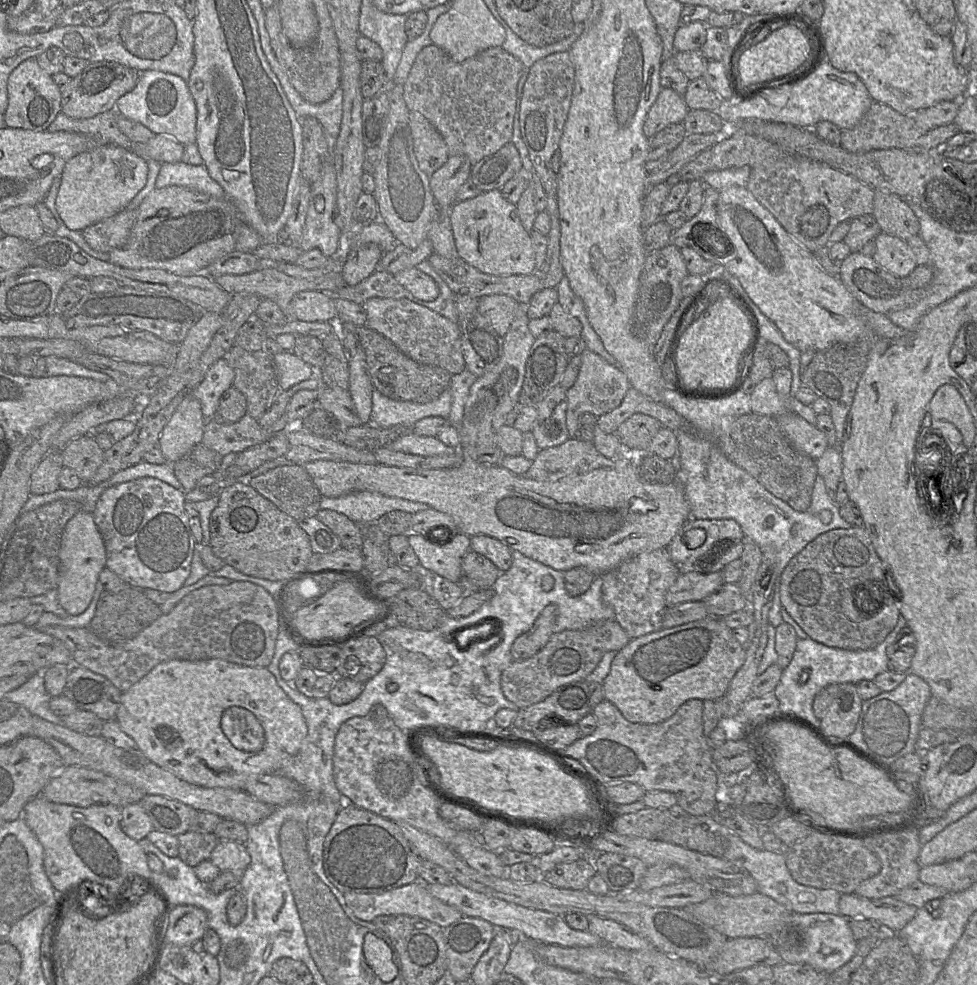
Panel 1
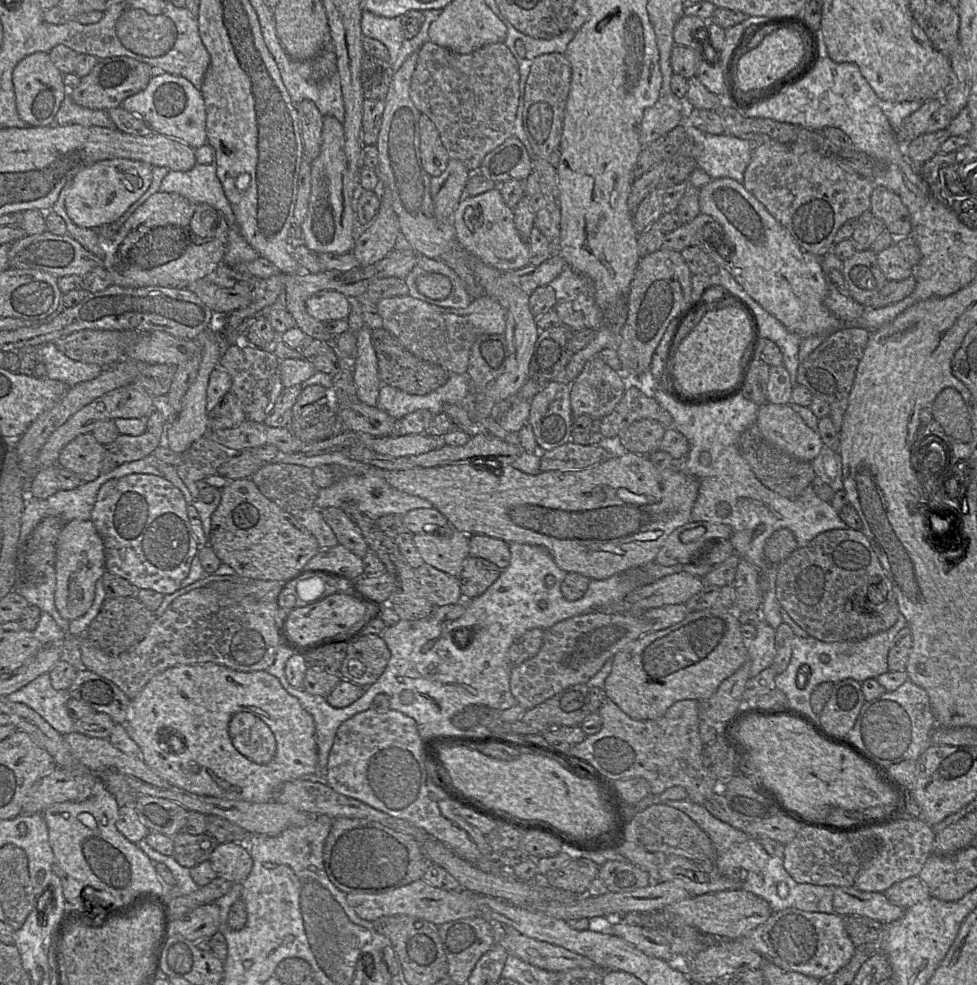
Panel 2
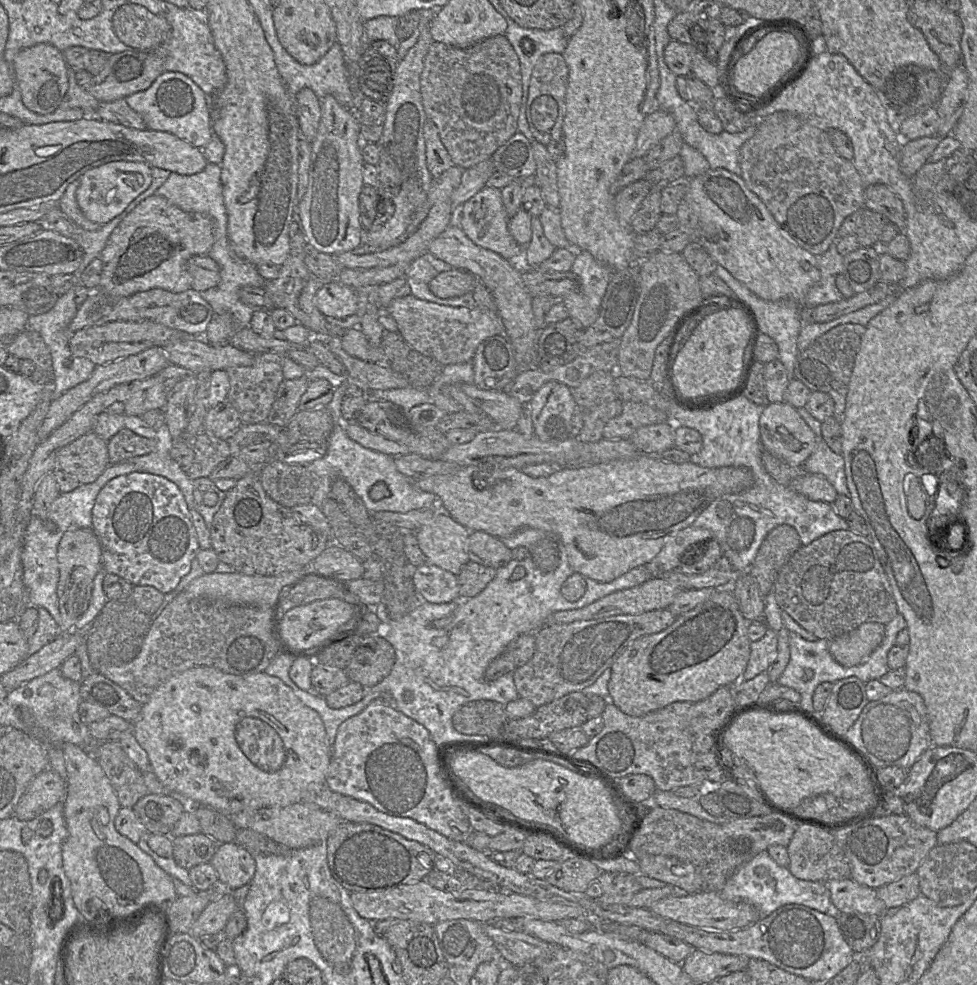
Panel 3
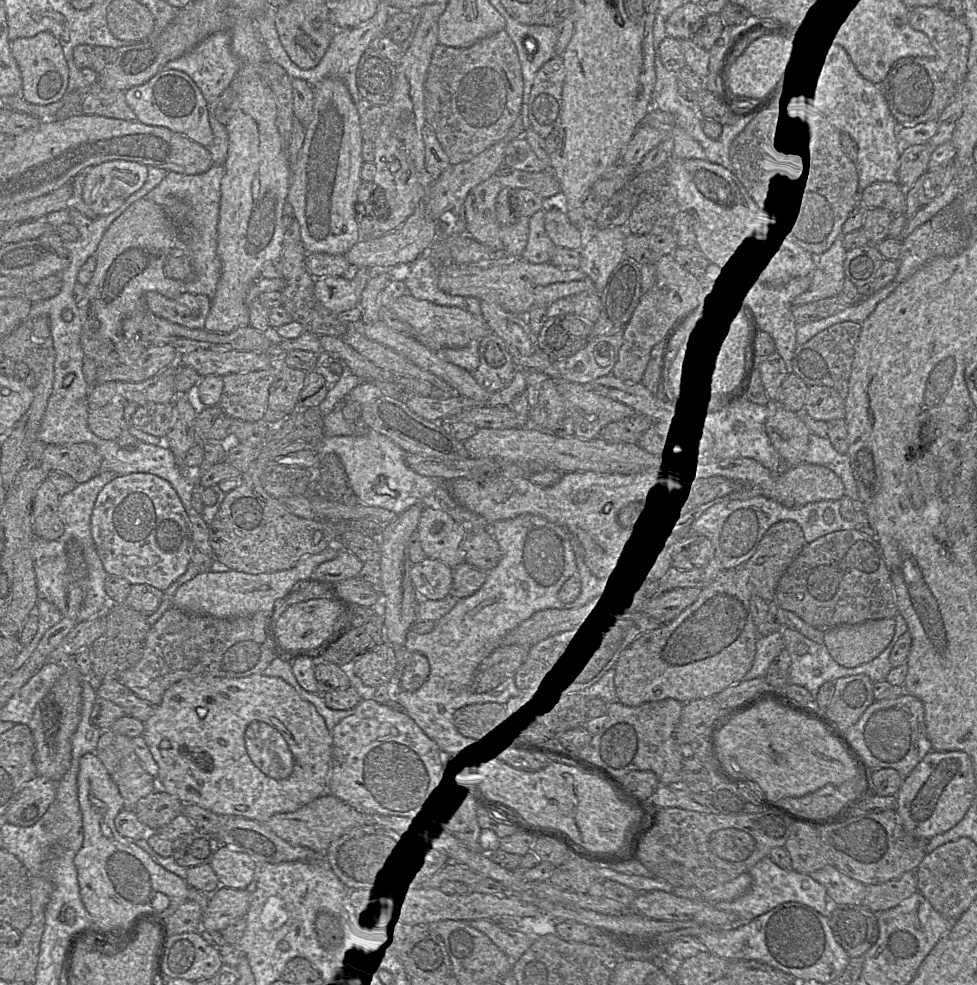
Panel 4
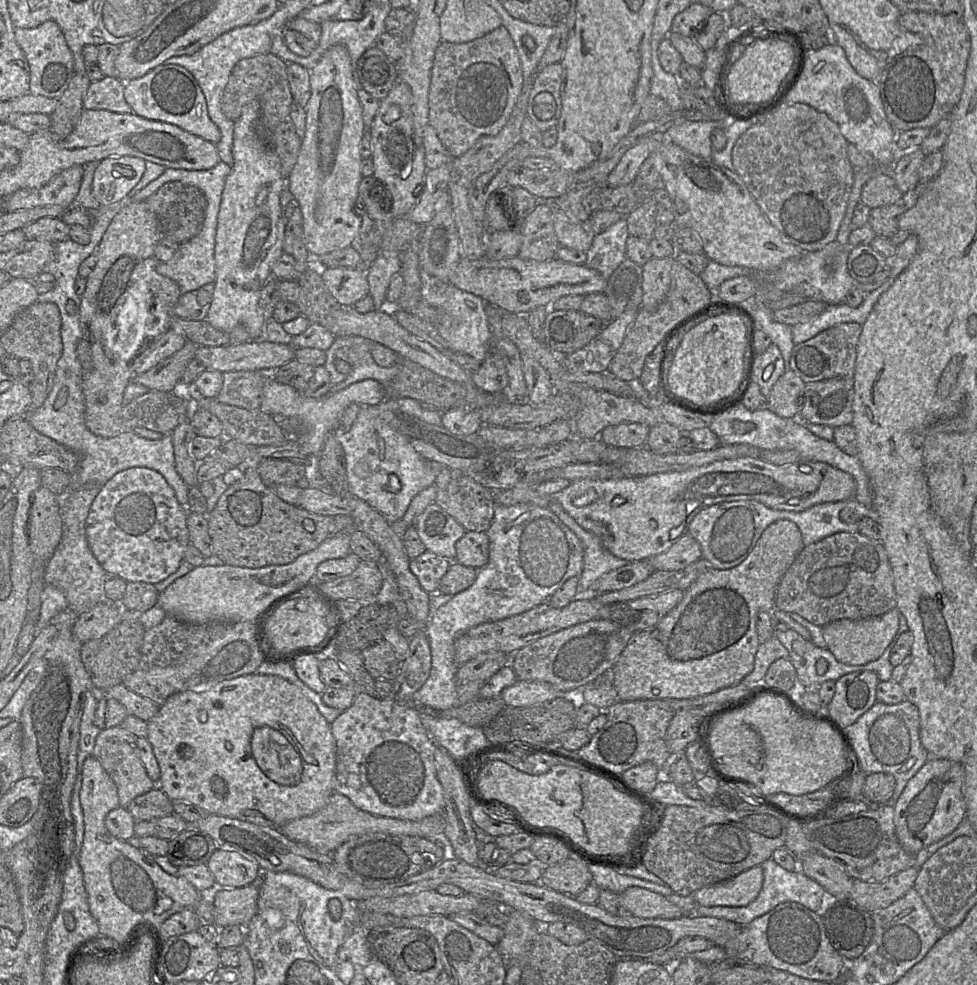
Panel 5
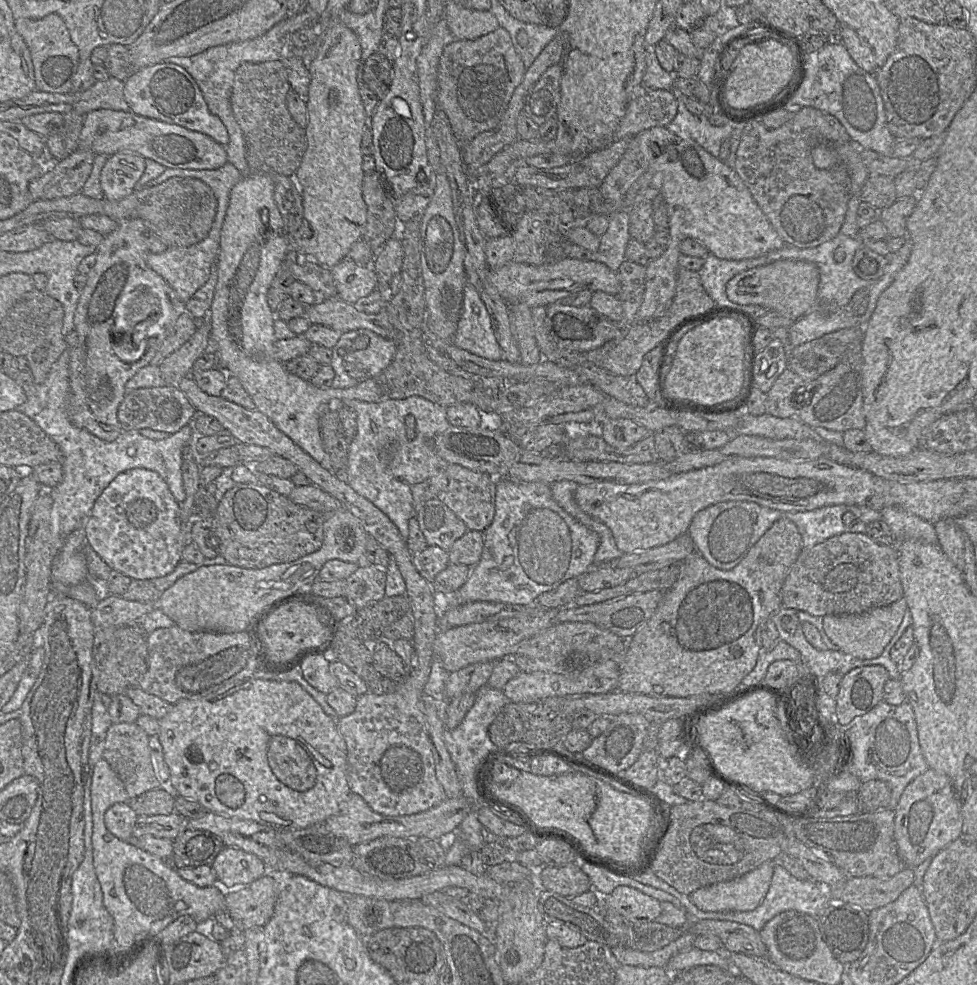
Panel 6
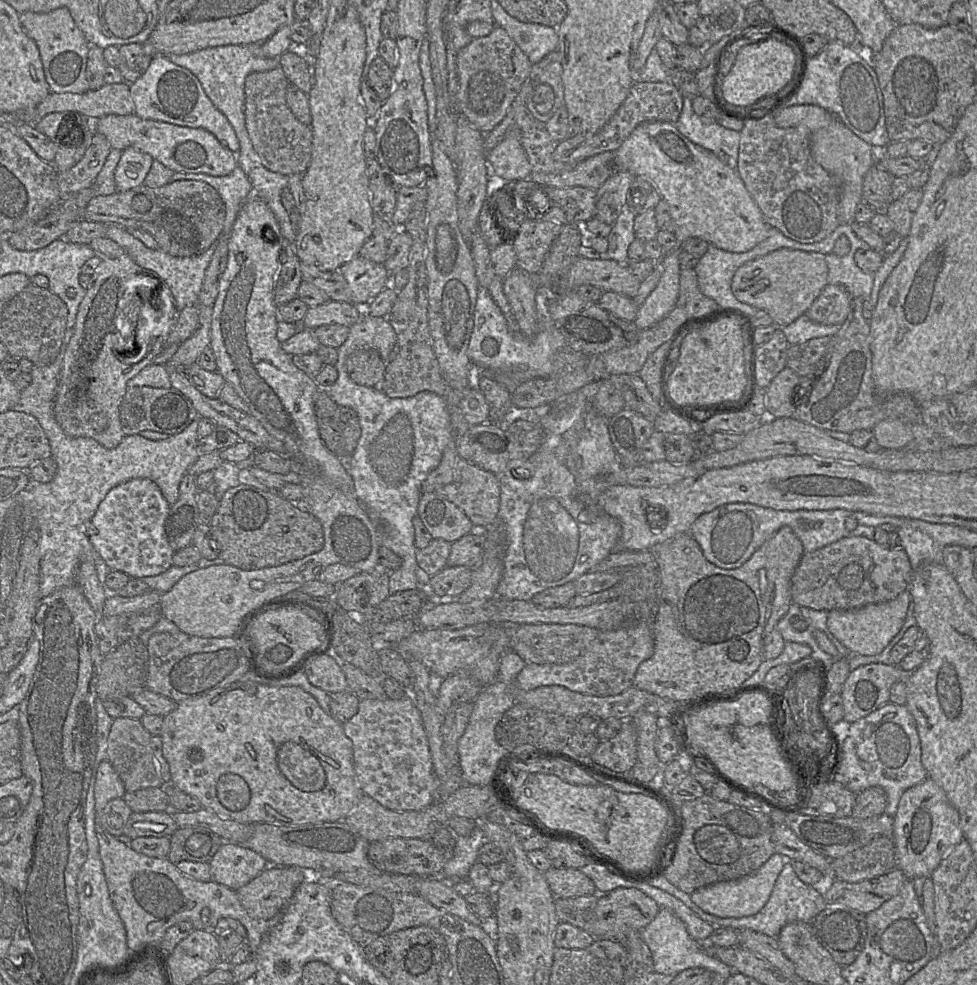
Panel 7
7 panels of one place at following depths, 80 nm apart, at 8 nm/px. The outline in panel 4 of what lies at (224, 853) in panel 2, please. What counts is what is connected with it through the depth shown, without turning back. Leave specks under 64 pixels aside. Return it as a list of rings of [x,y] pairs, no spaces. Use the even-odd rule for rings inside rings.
[[[226,845],[220,846],[210,865],[220,885],[233,889],[246,889],[254,880],[257,868],[250,856]]]

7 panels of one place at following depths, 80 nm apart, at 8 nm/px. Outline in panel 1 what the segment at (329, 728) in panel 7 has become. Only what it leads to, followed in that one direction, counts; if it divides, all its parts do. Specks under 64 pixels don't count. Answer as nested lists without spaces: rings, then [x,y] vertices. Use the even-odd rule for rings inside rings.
[[[217,658],[199,661],[171,660],[156,665],[127,691],[122,692],[115,720],[121,730],[135,741],[138,750],[150,761],[179,779],[206,788],[221,787],[243,791],[250,779],[255,779],[259,775],[278,773],[284,762],[298,753],[308,731],[301,708],[278,686],[275,677],[267,668],[247,667]]]

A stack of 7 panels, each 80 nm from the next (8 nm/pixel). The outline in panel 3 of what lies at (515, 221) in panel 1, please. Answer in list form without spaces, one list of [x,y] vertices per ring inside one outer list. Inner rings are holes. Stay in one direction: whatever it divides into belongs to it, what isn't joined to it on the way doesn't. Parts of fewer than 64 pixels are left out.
[[[484,187],[461,205],[460,228],[477,246],[493,251],[512,262],[522,259],[523,249],[509,233],[509,217],[502,202],[501,189]]]

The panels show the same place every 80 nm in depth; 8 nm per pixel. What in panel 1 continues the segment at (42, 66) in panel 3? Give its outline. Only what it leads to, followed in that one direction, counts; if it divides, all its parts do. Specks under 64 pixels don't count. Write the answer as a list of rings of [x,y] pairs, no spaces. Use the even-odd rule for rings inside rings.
[[[36,57],[24,60],[10,73],[7,93],[8,106],[4,116],[7,127],[46,131],[61,111],[60,86],[39,66]]]

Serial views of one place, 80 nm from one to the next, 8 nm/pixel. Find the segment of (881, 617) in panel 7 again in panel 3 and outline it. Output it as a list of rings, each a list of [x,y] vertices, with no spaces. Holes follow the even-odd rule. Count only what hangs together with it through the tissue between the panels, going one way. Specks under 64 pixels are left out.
[[[876,622],[861,624],[856,629],[829,641],[829,652],[840,665],[852,667],[863,663],[880,645],[885,625]]]

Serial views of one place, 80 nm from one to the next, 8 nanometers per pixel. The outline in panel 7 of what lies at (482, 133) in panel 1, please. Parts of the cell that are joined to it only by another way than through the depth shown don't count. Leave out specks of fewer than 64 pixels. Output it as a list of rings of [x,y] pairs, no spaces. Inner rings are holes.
[[[499,26],[488,36],[475,38],[462,48],[457,53],[456,64],[458,88],[453,97],[453,109],[482,133],[490,132],[503,120],[533,66]]]

